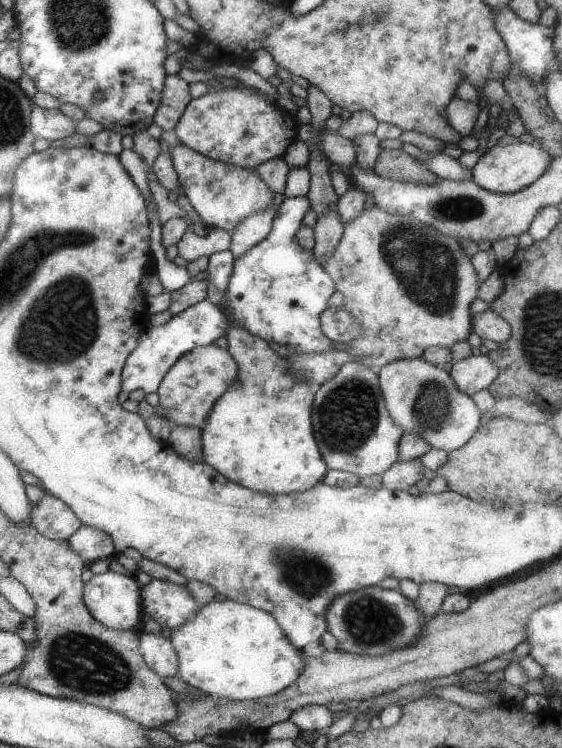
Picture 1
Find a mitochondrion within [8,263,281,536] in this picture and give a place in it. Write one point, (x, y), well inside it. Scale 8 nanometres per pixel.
(65, 309)

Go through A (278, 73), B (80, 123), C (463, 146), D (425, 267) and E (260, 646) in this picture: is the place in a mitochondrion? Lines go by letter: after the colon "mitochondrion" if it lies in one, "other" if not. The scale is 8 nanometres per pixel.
A: other
B: other
C: other
D: mitochondrion
E: other

